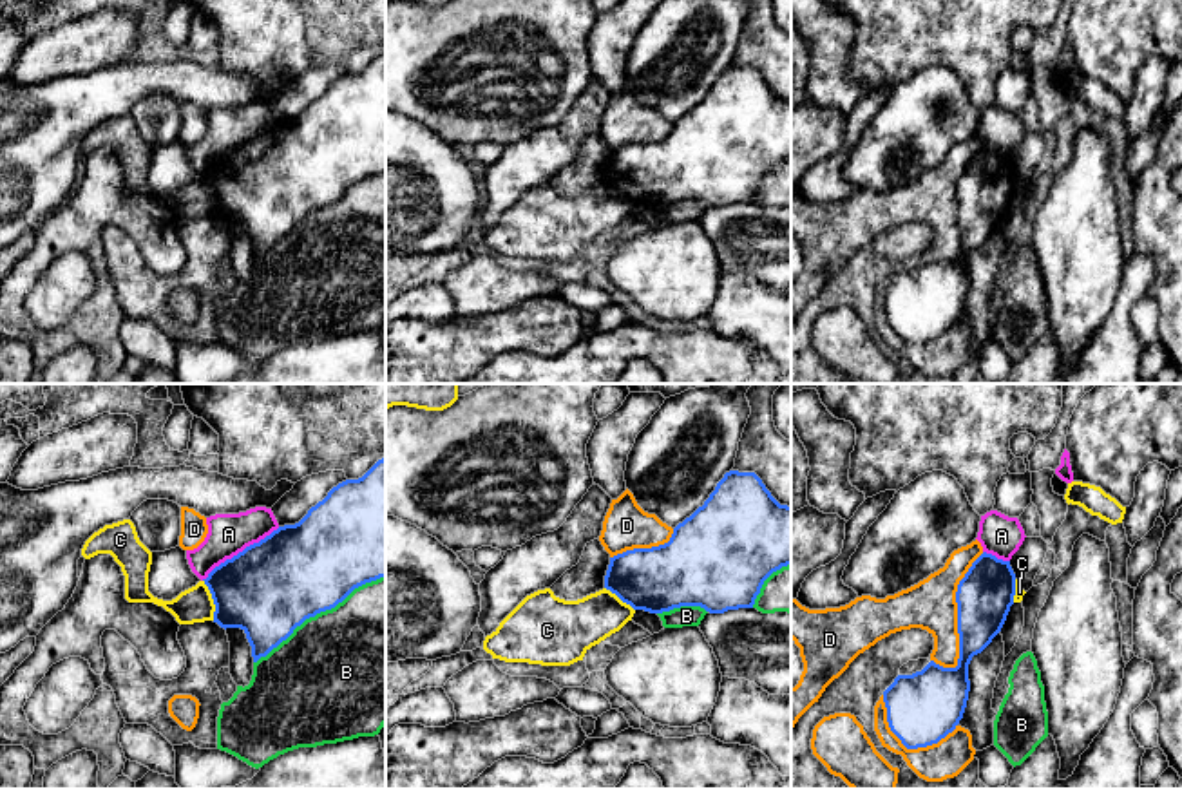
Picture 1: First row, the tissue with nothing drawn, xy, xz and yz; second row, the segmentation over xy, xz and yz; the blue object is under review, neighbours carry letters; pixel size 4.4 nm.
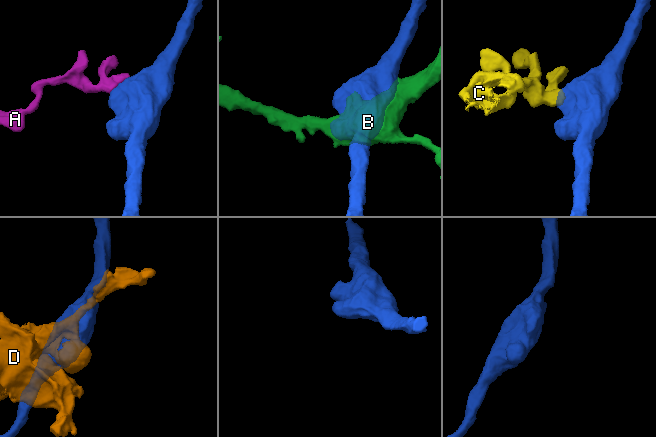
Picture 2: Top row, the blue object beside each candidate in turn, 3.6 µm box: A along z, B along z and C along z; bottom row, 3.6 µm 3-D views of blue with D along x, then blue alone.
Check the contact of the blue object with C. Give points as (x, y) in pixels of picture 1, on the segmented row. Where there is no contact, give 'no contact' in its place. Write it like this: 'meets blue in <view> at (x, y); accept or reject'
meets blue in xy at (212, 598); reject

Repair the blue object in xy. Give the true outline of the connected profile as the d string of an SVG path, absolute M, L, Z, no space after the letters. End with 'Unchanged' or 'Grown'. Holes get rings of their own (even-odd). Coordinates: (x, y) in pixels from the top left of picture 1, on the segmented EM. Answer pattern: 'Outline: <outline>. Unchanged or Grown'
Outline: M386 458L362 478L346 480L295 525L270 536L215 566L205 581L221 628L241 628L253 662L286 641L297 626L335 608L355 588L386 577Z. Unchanged

